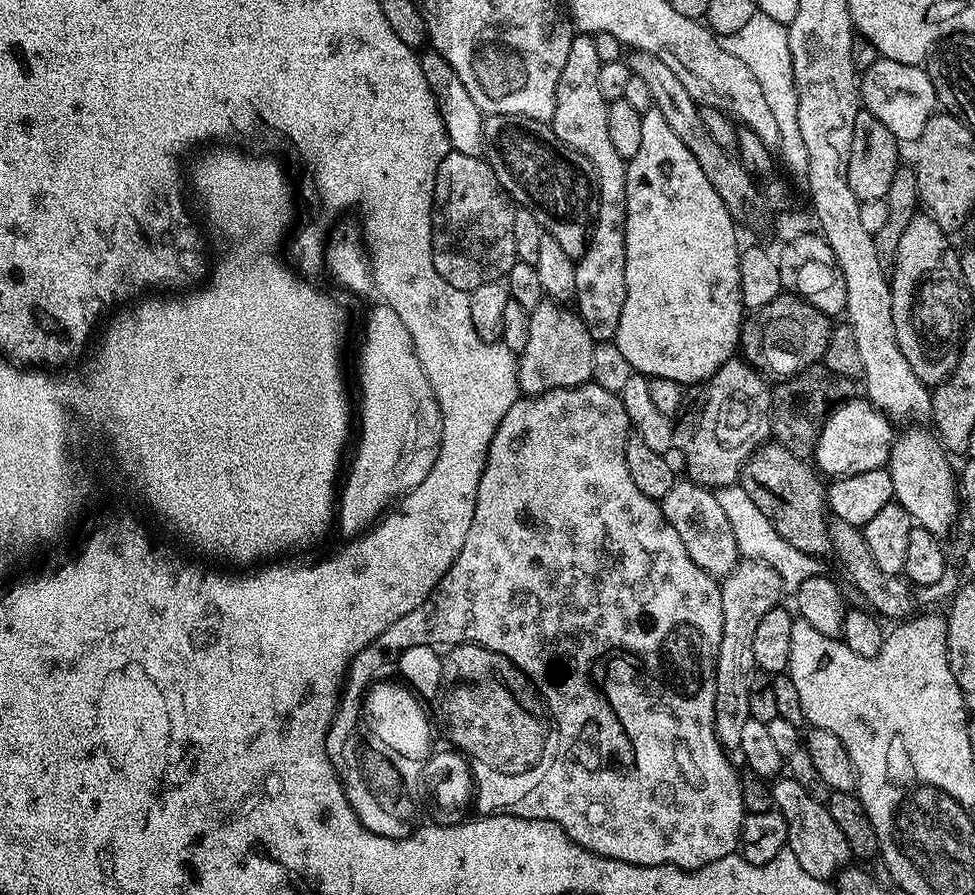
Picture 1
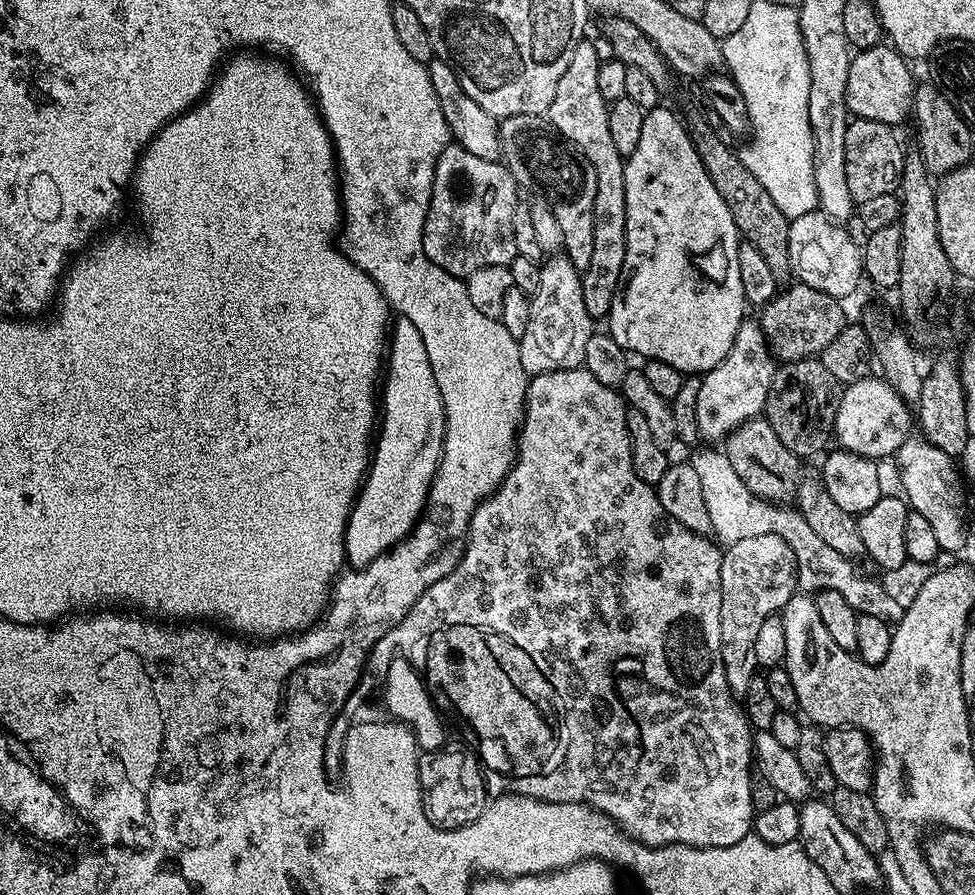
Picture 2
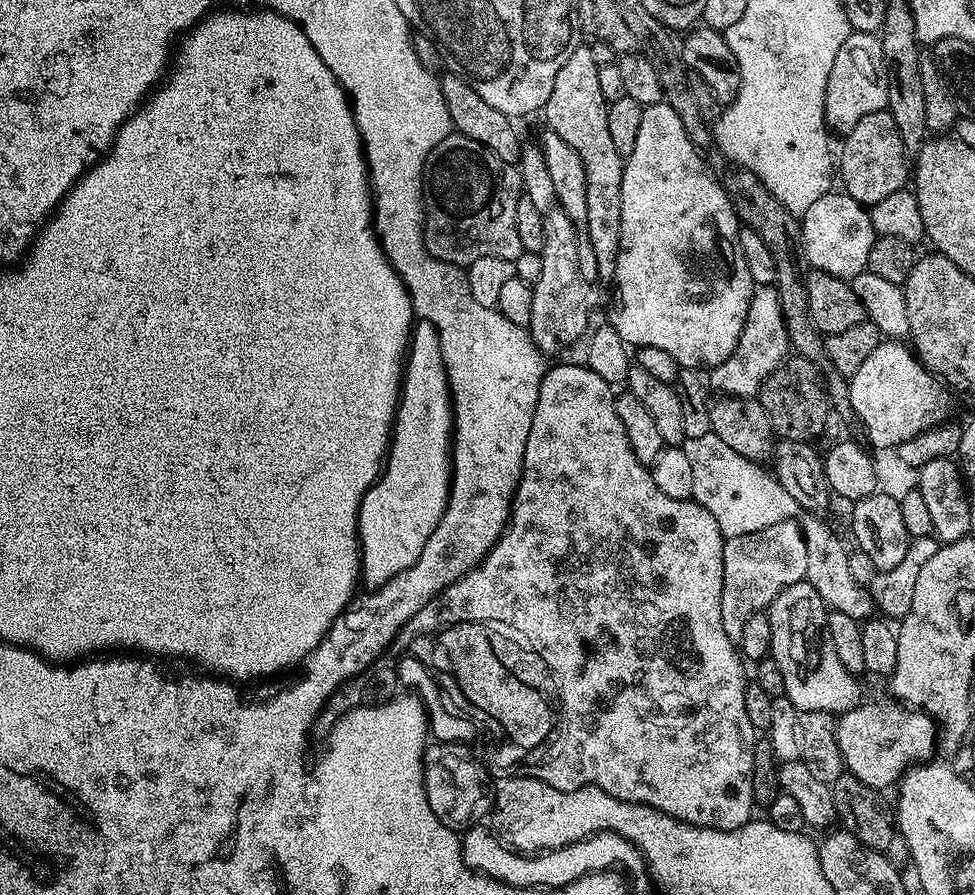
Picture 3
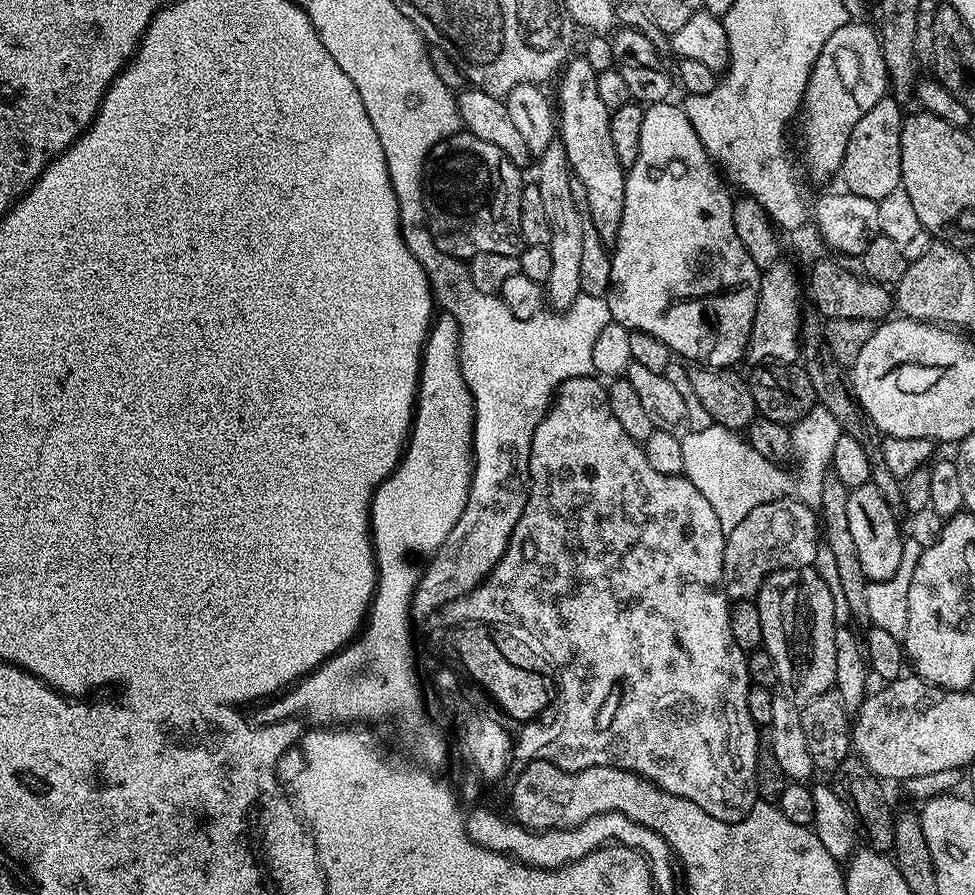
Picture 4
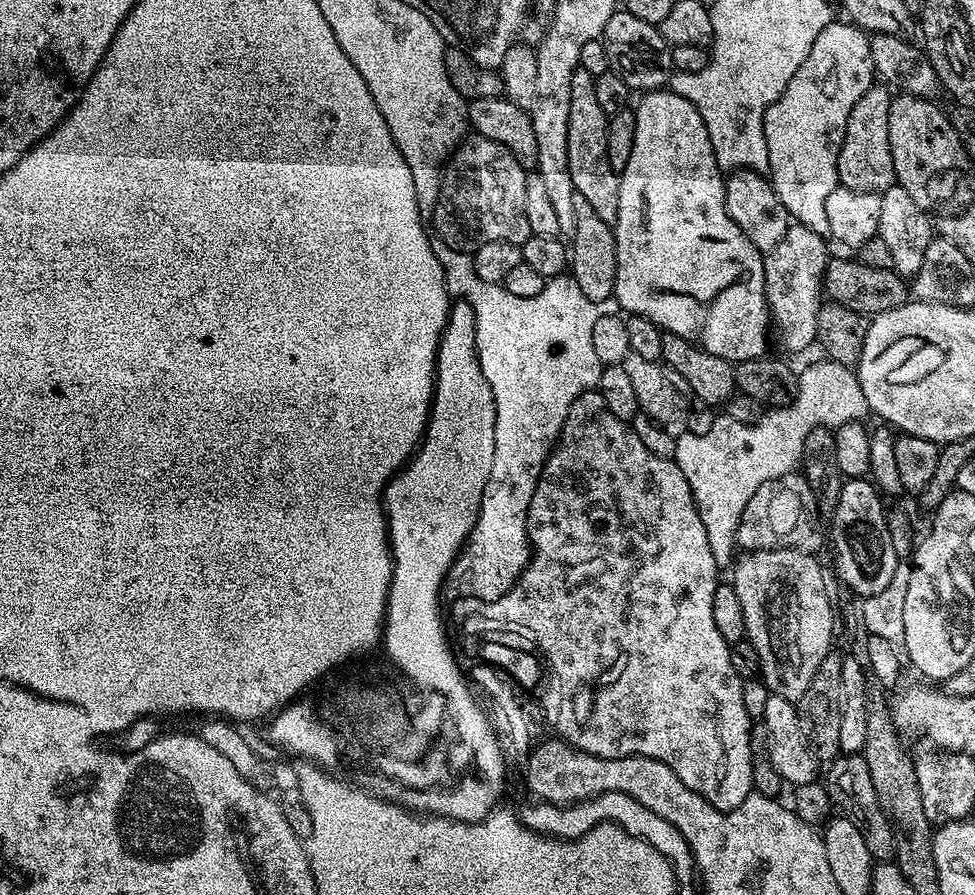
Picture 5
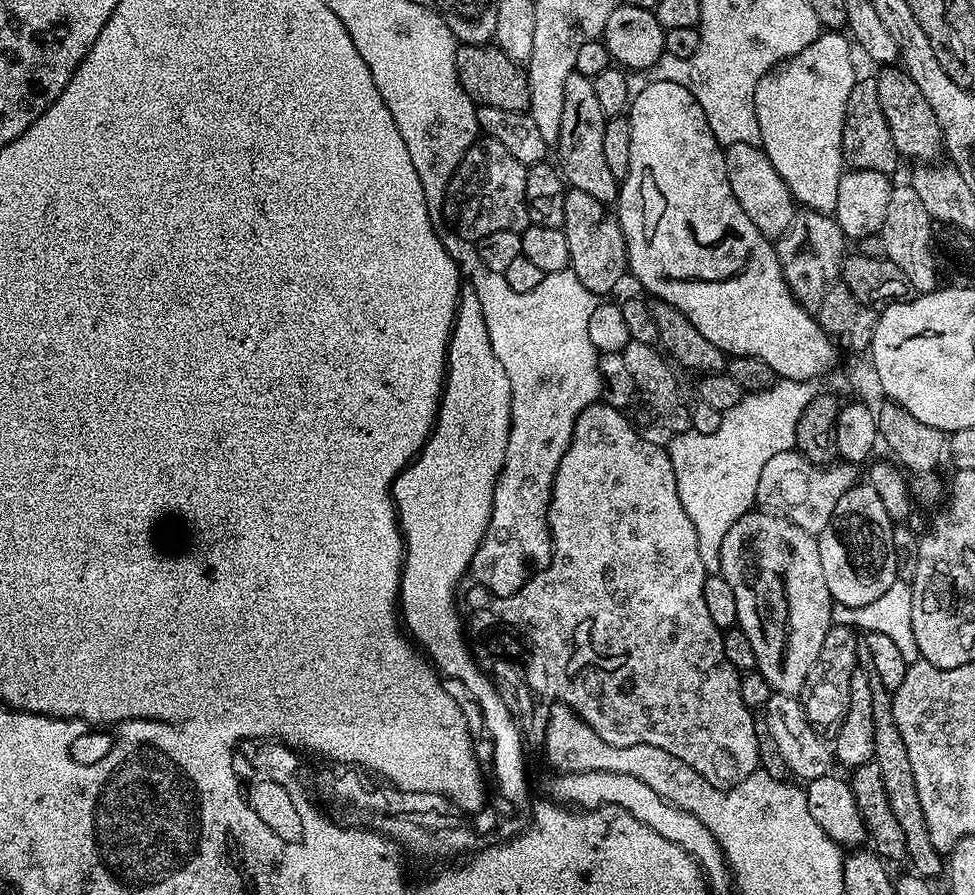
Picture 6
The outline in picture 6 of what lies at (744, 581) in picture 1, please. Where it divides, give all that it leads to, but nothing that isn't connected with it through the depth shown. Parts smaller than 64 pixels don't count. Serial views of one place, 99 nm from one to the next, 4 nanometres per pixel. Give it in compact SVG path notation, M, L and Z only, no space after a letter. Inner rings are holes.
M795 450L774 454L774 458L762 466L762 474L758 477L756 504L764 510L780 510L785 504L787 519L802 526L802 530L819 534L830 522L838 498L857 483L856 472L857 469L848 462L833 462L827 466L812 464Z

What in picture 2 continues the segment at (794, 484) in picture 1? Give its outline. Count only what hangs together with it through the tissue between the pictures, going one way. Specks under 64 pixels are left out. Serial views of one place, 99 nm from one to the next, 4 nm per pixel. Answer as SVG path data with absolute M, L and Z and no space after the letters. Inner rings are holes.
M757 418L740 424L726 437L727 444L726 454L730 458L730 466L734 466L738 478L746 482L752 493L771 504L781 506L795 501L802 475L802 460L790 450L786 450L786 446L782 446L782 438L774 434L774 426L770 426L768 419Z

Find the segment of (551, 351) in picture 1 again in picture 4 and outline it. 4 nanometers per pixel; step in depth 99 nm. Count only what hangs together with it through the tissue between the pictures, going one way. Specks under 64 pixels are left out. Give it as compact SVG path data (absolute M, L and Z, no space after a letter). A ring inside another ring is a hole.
M553 142L535 161L536 176L534 183L542 194L542 203L546 209L546 219L550 222L551 269L546 285L546 300L553 309L570 308L574 298L581 295L580 279L582 278L582 218L572 193L573 176L570 173L566 150L563 144Z

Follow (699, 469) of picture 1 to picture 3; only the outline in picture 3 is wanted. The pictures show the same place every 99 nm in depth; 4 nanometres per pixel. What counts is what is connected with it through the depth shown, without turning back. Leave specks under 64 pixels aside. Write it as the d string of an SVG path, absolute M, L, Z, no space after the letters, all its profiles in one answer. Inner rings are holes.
M760 286L753 291L750 306L746 314L746 322L742 326L742 334L738 334L738 346L717 368L707 373L709 385L717 388L717 393L724 396L752 398L759 393L761 386L770 378L770 374L779 364L784 363L790 355L786 322L783 318L782 306L775 287Z

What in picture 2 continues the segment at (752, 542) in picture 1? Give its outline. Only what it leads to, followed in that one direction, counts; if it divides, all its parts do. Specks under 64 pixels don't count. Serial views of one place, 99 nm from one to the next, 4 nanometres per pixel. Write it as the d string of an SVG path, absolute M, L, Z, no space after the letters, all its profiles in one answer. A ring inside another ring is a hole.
M712 446L704 447L708 448L702 449L696 457L691 457L690 463L694 466L702 485L702 495L706 501L706 510L710 514L712 532L717 541L730 545L734 542L742 542L742 538L754 538L758 534L778 534L796 551L798 557L796 582L801 593L815 594L822 590L838 590L838 594L842 594L842 598L846 598L846 602L850 602L850 606L857 614L871 614L873 618L882 618L893 626L902 619L905 609L898 606L898 601L891 597L890 594L886 594L884 585L879 579L867 580L856 569L857 565L853 561L847 560L842 554L838 554L838 550L831 548L827 542L822 542L822 538L818 538L818 534L814 534L814 530L810 530L810 525L807 524L806 518L802 518L795 507L771 504L768 500L758 498L746 486L746 482L742 482L742 478L738 478L734 466L730 466L730 458L727 454L723 451L715 452L712 449L715 447Z

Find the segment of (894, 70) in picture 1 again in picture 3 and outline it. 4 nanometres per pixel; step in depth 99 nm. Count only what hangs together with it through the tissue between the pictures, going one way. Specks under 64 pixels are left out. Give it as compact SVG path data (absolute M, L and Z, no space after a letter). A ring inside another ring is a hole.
M851 31L846 42L838 46L824 94L824 122L833 133L847 134L866 114L887 109L888 74L880 39L875 32Z

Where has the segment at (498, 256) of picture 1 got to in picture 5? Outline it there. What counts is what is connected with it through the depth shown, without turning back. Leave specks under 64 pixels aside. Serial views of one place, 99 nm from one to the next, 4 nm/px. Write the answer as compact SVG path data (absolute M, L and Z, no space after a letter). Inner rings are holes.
M475 134L461 140L448 157L440 177L440 193L436 203L431 205L430 212L430 228L435 239L457 250L475 250L479 244L486 242L522 245L534 232L526 222L526 169L516 161L514 154L510 154L510 150L490 138Z

